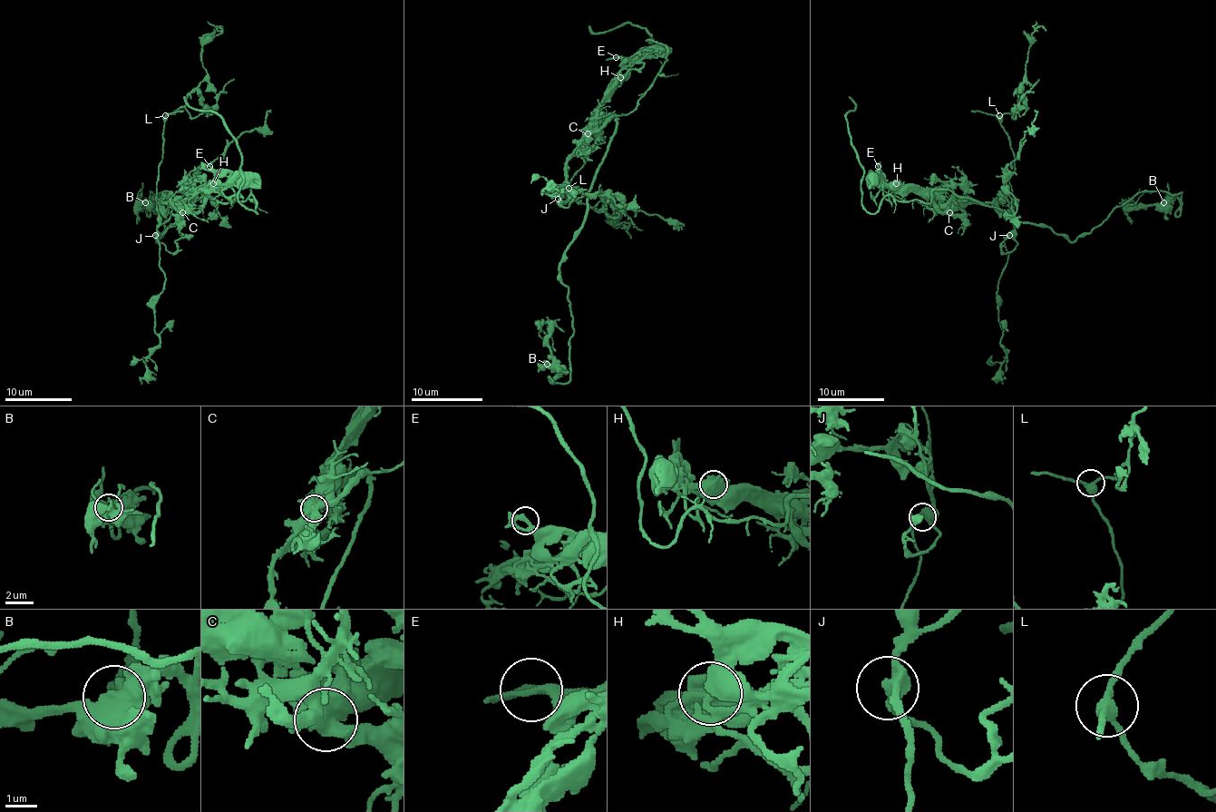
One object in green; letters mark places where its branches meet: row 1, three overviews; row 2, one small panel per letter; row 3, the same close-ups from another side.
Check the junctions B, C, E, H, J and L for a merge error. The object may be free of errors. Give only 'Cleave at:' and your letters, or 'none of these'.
Cleave at: C

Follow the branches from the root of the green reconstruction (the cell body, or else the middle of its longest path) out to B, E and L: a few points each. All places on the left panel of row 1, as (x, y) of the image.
B: (203, 193), (183, 212), (183, 220), (171, 225), (157, 242), (165, 229), (170, 195), (167, 190), (145, 202)
E: (203, 193), (209, 190), (206, 202), (195, 212), (188, 202), (198, 192), (218, 187), (209, 165)
L: (203, 193), (209, 190), (206, 193), (206, 202), (196, 212), (183, 212), (157, 200), (165, 115)

